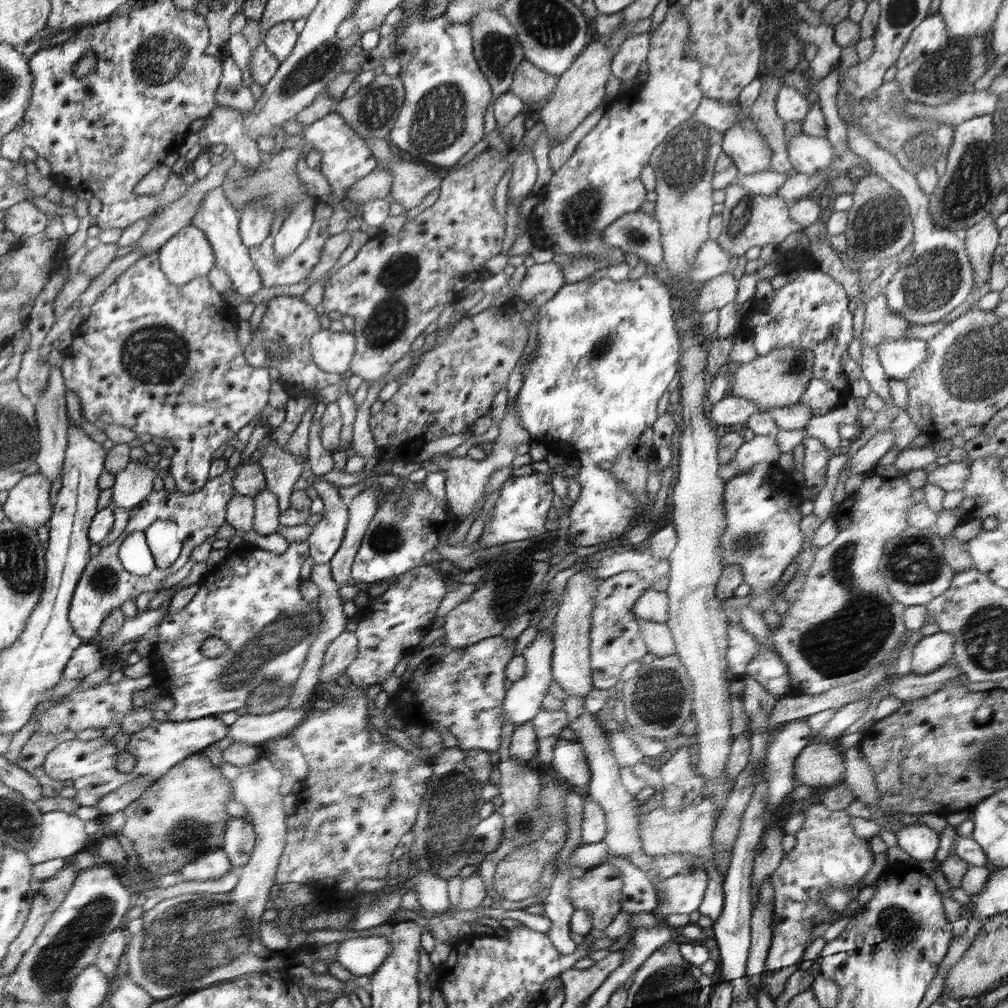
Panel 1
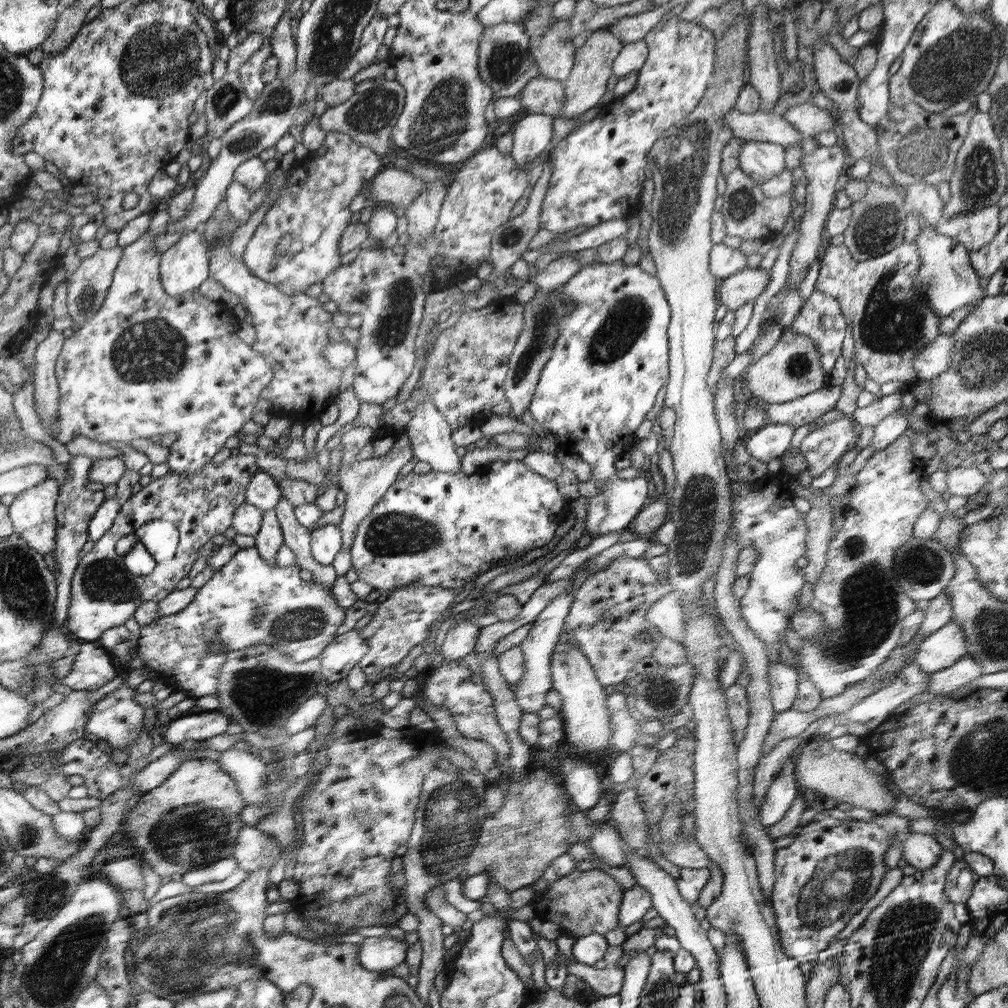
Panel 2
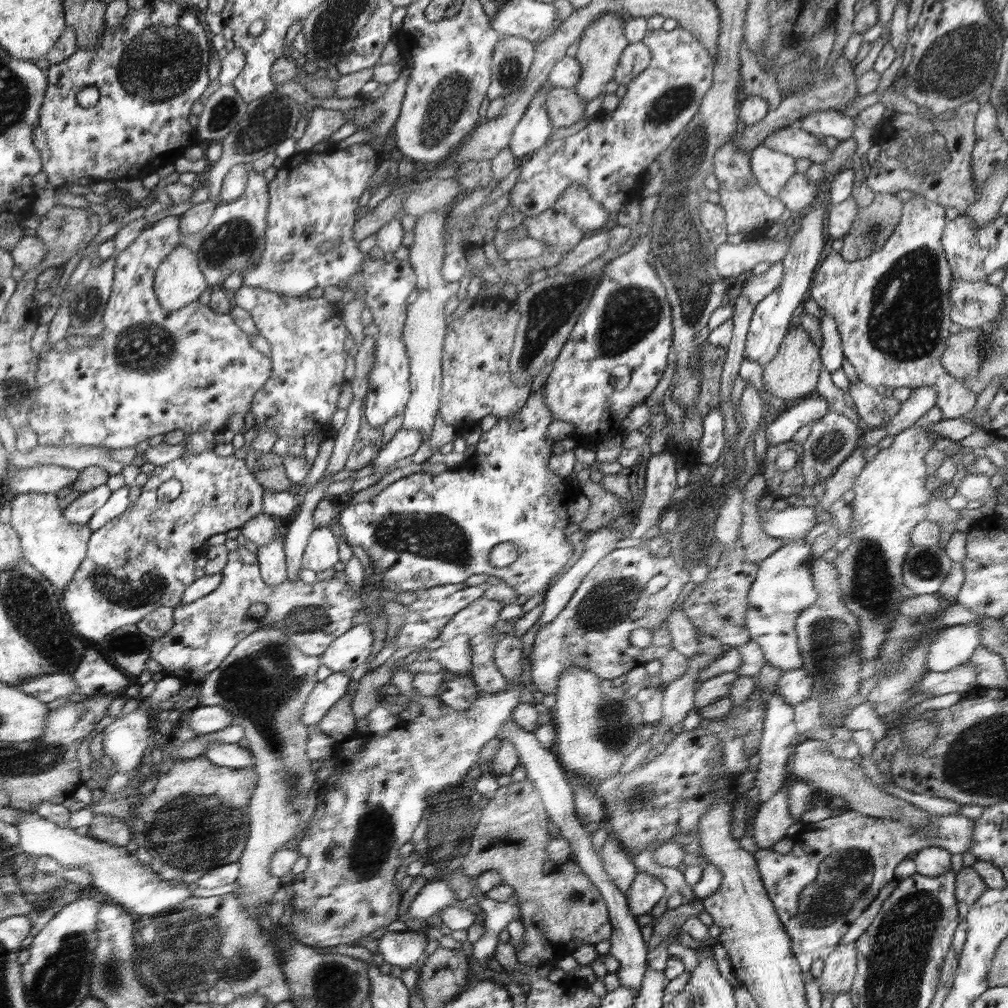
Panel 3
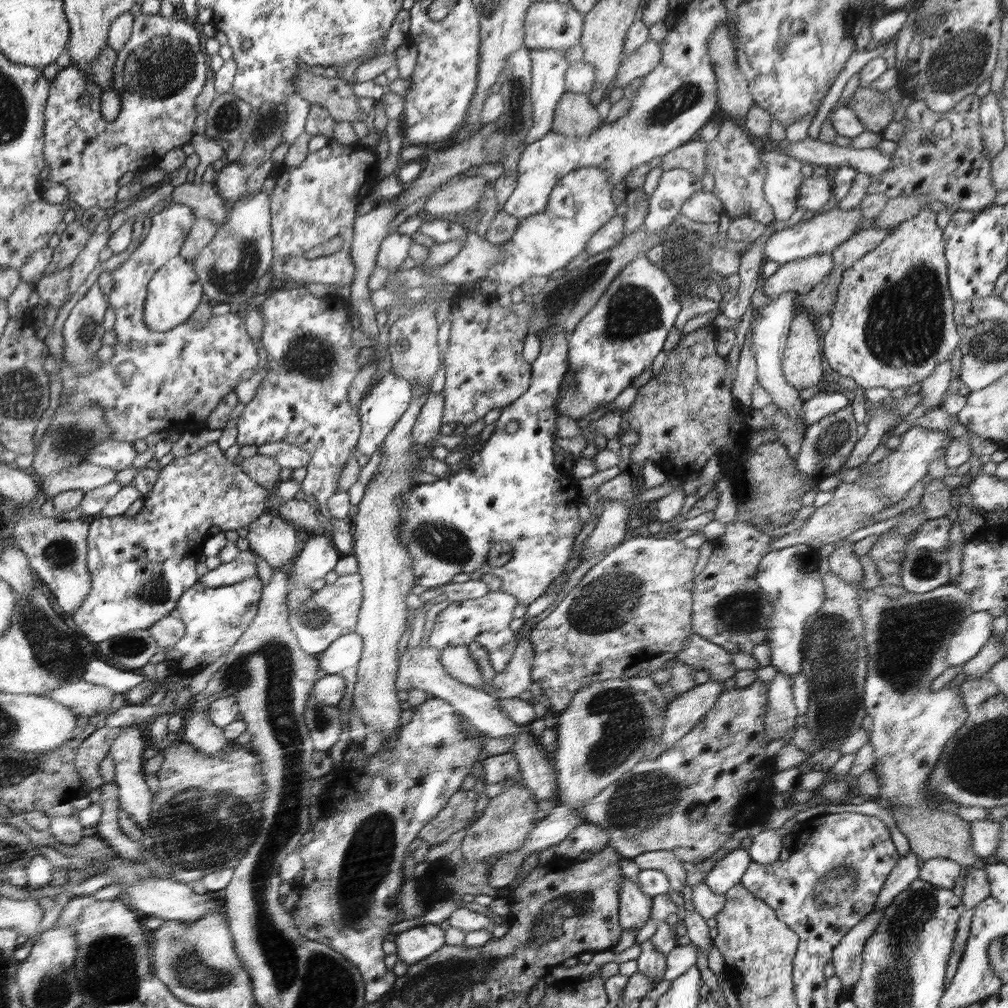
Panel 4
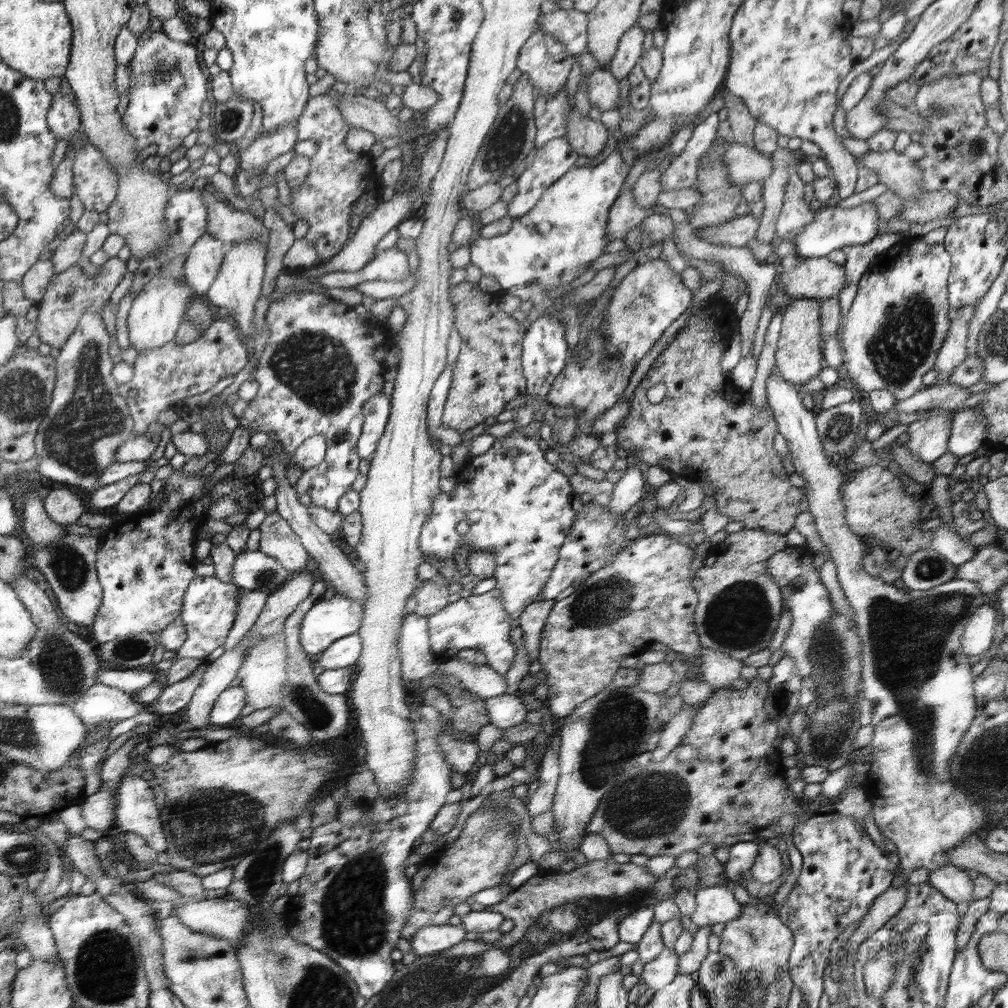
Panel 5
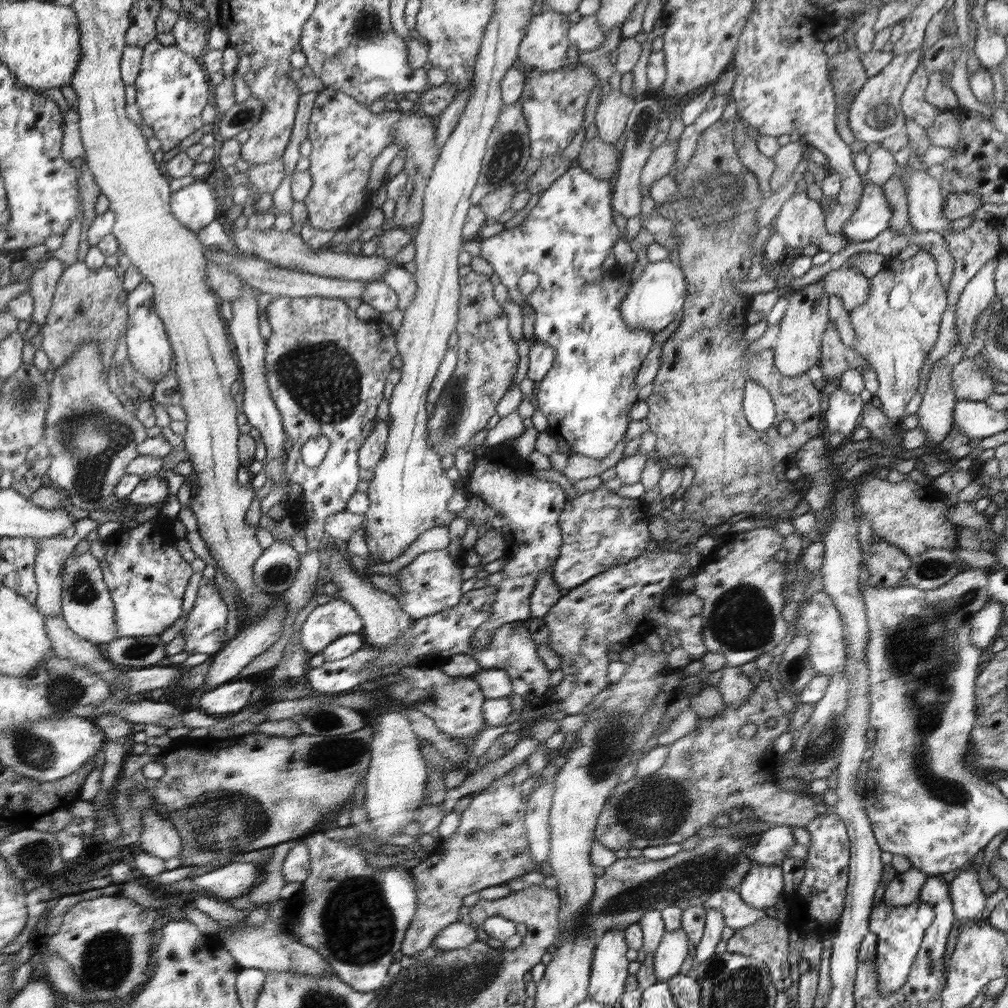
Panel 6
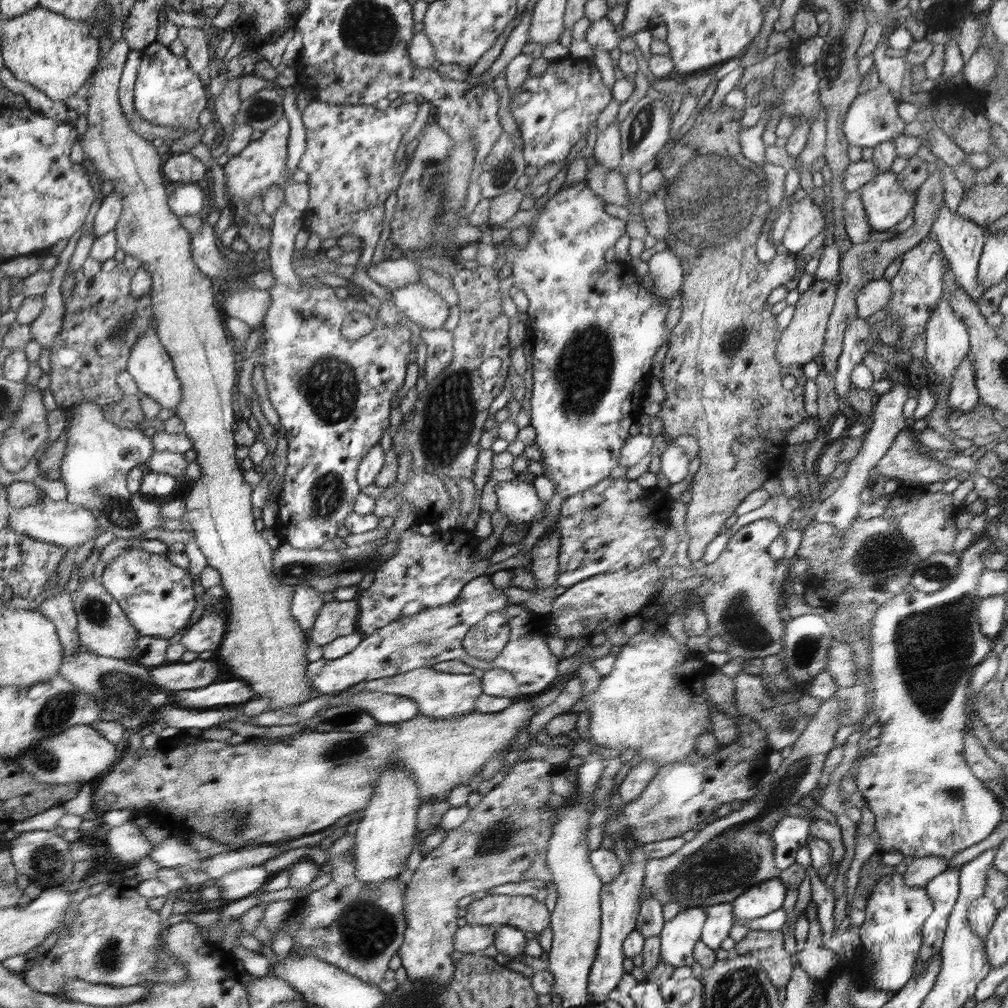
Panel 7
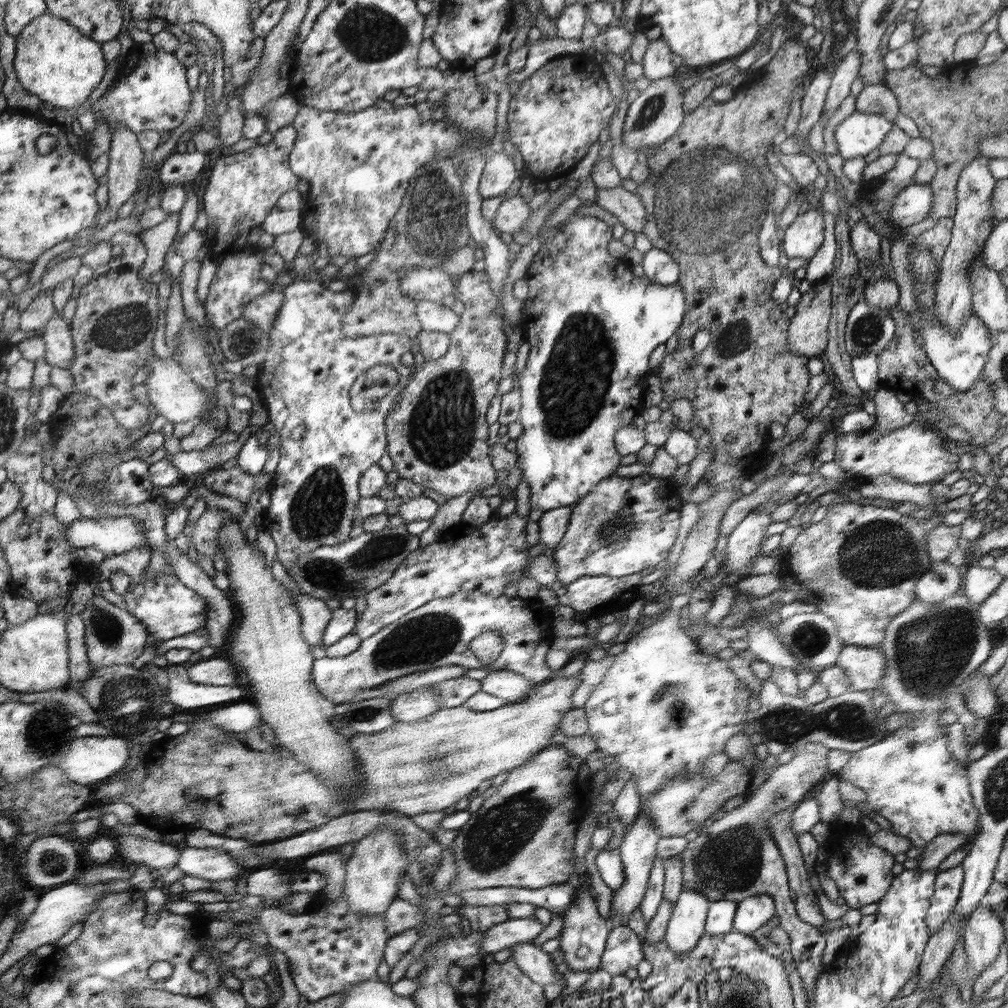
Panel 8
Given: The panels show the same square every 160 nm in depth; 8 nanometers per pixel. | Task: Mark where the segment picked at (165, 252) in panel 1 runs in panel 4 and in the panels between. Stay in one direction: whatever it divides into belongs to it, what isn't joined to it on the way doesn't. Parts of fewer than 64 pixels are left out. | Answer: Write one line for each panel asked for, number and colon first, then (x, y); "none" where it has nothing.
2: (185, 267)
3: (179, 280)
4: (174, 292)

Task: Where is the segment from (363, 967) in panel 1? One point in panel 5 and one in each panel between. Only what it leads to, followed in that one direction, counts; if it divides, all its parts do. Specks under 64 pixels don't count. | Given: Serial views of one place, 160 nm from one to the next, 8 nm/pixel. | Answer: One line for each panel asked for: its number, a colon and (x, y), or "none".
2: (382, 953)
3: (403, 949)
4: (417, 943)
5: (432, 939)

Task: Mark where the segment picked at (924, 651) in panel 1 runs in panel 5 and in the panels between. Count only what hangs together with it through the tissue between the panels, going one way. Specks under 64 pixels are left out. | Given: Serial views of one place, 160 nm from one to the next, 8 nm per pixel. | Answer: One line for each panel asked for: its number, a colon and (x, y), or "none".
2: (943, 648)
3: (954, 646)
4: (975, 631)
5: (979, 629)

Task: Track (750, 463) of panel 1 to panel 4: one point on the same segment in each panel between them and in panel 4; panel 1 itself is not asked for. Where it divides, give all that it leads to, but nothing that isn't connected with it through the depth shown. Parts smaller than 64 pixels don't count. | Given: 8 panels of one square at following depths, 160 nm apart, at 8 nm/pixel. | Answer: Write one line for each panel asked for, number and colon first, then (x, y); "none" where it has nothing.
2: (772, 441)
3: (781, 428)
4: (822, 403)

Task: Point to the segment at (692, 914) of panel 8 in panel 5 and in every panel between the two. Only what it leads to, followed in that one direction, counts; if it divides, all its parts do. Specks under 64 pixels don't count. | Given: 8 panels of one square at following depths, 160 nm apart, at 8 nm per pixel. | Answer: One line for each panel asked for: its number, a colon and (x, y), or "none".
5: (660, 972)
6: (668, 958)
7: (678, 936)

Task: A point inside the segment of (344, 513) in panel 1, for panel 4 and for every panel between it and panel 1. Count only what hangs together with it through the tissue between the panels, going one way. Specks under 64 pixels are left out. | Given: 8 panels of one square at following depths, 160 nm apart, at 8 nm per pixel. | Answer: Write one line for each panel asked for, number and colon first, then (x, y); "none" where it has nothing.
2: (326, 541)
3: (321, 553)
4: (318, 555)

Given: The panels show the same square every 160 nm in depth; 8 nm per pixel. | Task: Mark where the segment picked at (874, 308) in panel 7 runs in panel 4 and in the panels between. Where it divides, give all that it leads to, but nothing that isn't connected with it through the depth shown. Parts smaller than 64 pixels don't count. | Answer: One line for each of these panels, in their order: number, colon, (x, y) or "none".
4: (801, 276)
5: (820, 278)
6: (850, 285)

